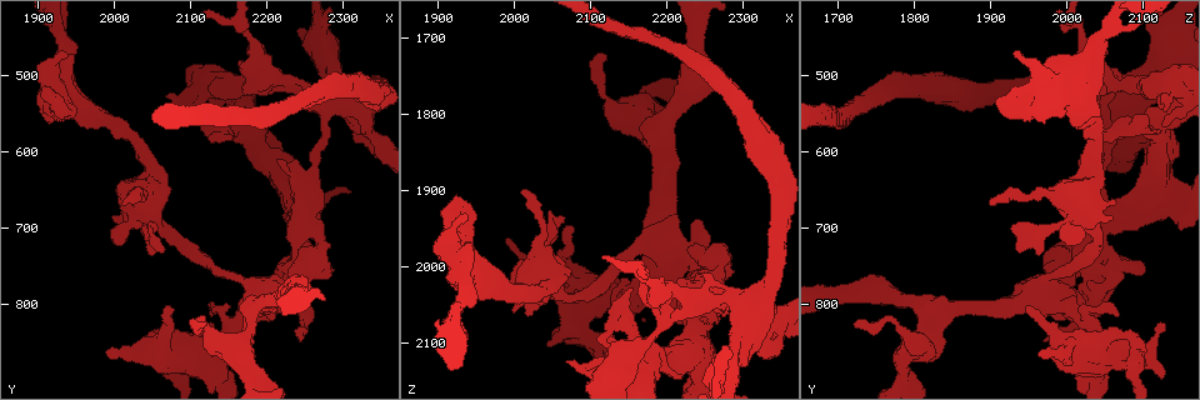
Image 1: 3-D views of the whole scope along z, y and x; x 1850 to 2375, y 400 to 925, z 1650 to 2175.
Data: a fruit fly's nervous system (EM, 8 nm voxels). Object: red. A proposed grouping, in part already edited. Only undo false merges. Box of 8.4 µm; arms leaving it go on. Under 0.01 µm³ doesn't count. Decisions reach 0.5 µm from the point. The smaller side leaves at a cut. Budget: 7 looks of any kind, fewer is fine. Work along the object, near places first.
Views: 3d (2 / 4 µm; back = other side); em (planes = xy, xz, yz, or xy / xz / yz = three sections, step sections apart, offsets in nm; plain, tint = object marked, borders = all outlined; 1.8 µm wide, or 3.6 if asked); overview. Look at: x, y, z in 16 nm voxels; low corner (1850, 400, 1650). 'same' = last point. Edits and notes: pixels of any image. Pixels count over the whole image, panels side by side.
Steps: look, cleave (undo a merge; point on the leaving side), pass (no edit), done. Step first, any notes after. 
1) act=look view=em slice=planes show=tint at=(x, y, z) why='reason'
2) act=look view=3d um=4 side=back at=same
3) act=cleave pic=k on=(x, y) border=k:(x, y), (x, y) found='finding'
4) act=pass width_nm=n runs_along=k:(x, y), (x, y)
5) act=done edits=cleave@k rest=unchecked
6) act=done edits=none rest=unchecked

act=look view=3d um=4 at=(2155, 830, 2035) why='a fork'

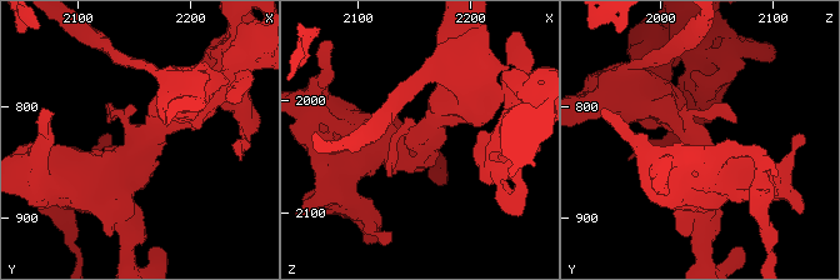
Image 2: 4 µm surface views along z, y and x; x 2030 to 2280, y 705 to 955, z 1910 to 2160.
act=look view=em um=3.6 slice=planes show=tint at=(2152, 834, 2038)

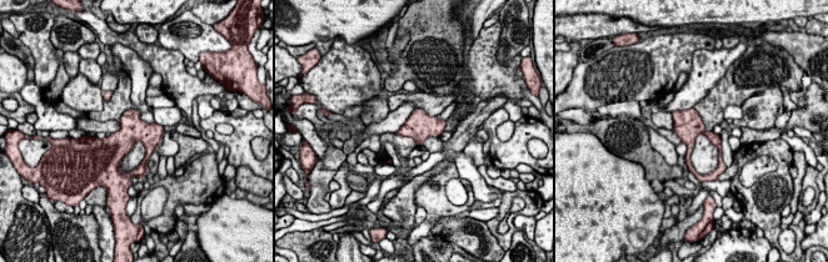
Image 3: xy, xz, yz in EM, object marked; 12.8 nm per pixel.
act=pass width_nm=340 found='one neuron here'

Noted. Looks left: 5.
act=look view=em slice=planes show=tint at=(2170, 850, 1820) why='three arms meet'

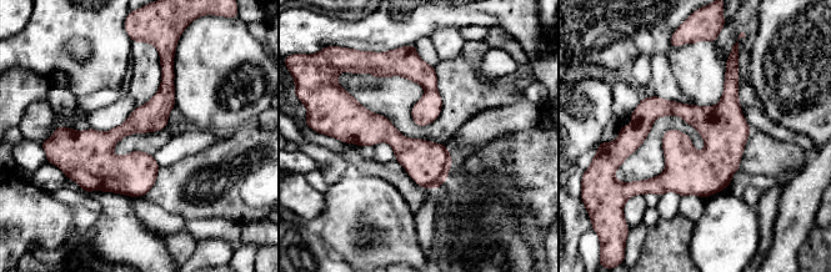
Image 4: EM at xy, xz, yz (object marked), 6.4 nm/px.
act=pass runs_along=4:(170, 69), (166, 94), (91, 159), (86, 189) found='all the same neuron'

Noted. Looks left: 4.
act=look view=3d um=2 at=(2205, 495, 2025) why='touches itself'

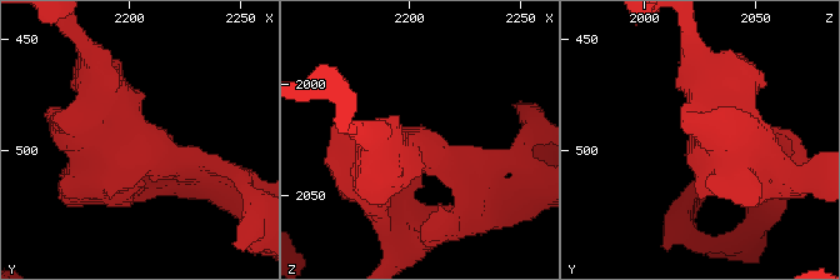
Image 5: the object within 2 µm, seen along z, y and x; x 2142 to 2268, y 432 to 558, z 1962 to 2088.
act=look view=em slice=xy step=16 show=tint at=(2205, 491, 2031)

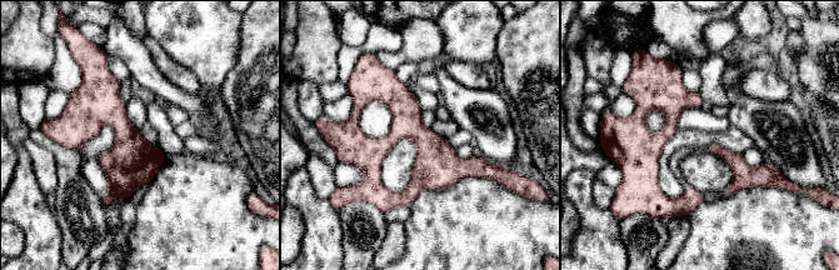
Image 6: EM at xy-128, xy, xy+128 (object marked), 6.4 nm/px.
act=pass found='all the same neuron'

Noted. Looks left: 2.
act=done edits=none rest=unchecked

